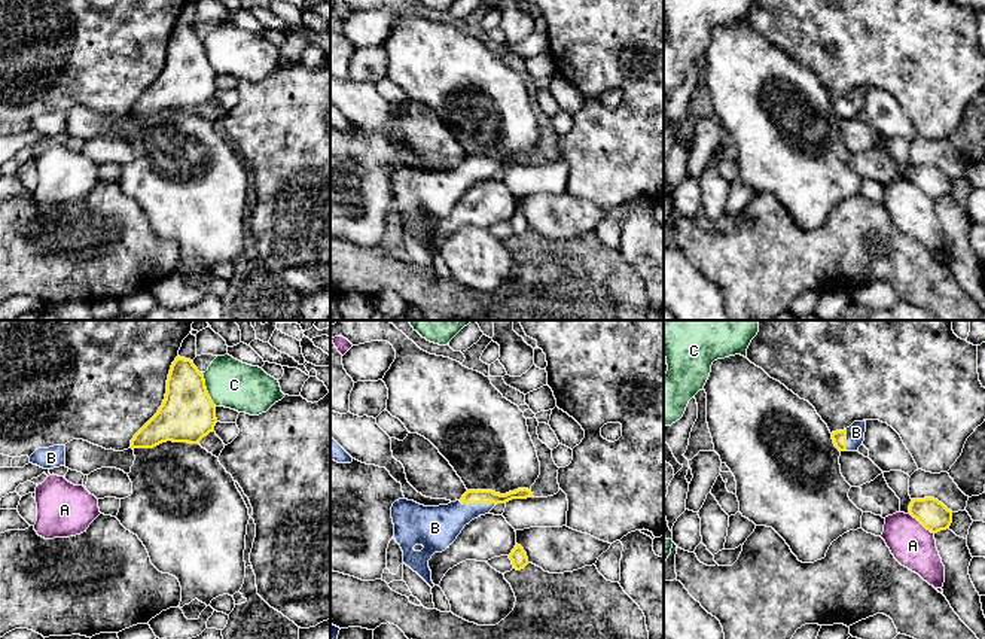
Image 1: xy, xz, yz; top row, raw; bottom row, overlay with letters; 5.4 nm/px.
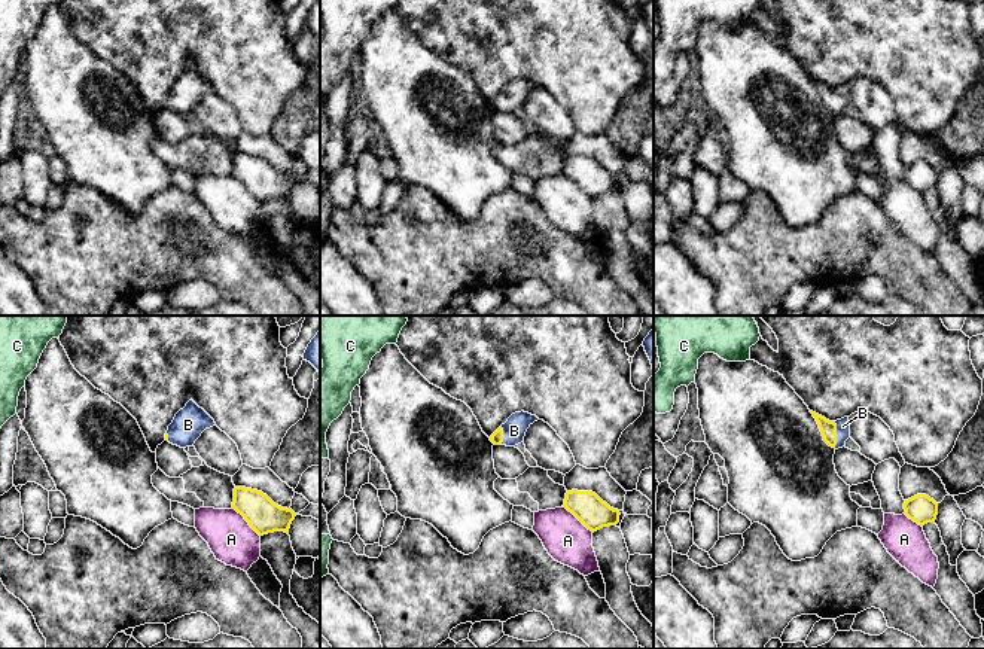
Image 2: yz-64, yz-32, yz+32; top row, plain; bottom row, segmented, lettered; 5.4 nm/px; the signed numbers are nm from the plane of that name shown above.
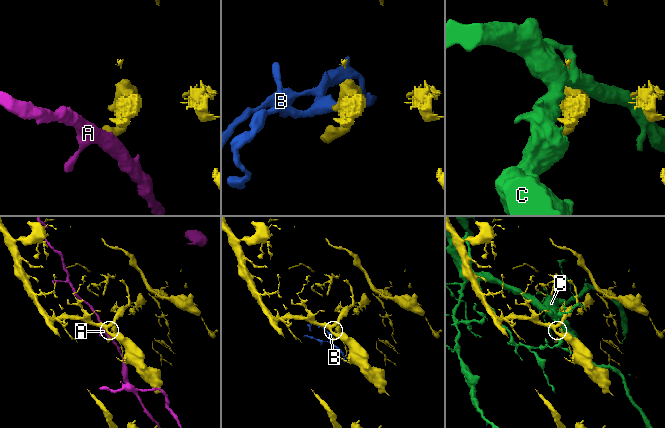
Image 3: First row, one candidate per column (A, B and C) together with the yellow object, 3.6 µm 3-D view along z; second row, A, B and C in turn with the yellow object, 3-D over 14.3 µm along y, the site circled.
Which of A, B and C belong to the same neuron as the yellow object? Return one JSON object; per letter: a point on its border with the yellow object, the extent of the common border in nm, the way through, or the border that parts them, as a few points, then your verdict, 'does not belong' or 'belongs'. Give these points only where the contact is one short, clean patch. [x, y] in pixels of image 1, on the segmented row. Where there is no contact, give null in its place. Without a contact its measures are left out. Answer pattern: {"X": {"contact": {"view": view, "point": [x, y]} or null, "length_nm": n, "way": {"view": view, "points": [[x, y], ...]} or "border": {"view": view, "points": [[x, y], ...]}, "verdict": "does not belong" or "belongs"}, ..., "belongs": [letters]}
{"A": {"contact": {"view": "yz", "point": [921, 523]}, "length_nm": 180, "verdict": "does not belong"}, "B": {"contact": {"view": "xz", "point": [478, 502]}, "length_nm": 200, "verdict": "belongs"}, "C": {"contact": {"view": "xy", "point": [206, 389]}, "length_nm": 200, "verdict": "does not belong"}, "belongs": ["B"]}

